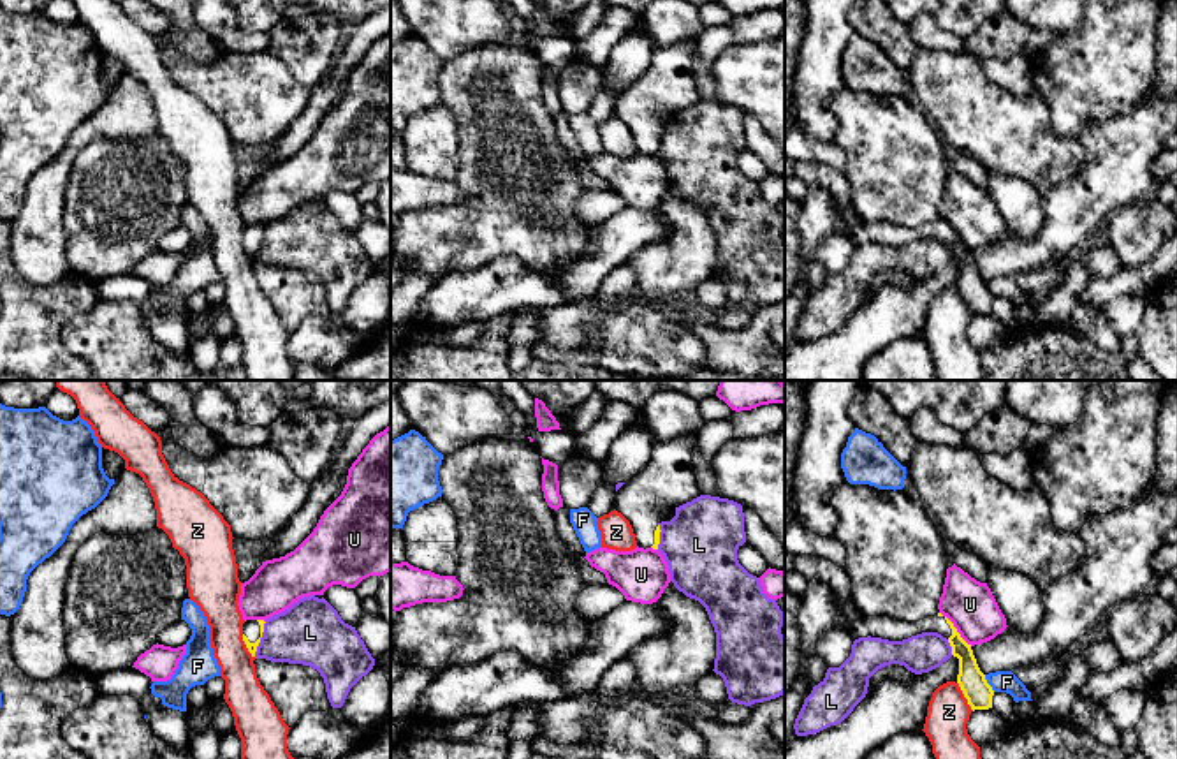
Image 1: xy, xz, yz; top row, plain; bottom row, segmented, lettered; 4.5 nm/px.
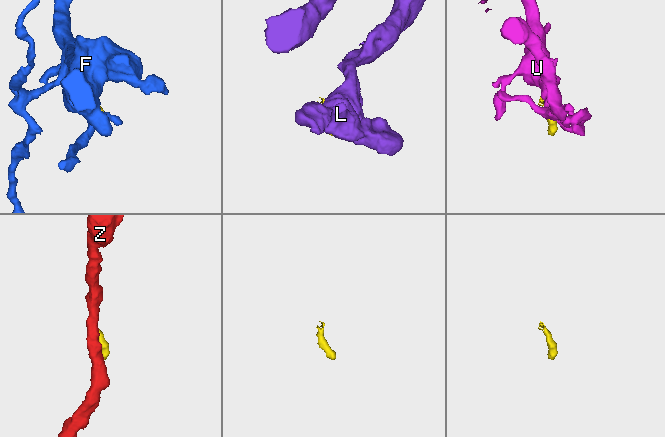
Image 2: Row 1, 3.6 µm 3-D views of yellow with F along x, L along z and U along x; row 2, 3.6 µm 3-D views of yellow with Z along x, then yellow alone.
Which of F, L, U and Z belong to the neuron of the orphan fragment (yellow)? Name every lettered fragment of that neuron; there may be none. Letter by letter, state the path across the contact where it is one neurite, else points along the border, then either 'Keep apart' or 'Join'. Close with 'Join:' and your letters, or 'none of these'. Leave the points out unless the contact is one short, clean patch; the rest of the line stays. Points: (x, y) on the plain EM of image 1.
F: Boundary: yz (984, 280), (994, 296). Keep apart
L: Boundary: xy (266, 228), (254, 261). Keep apart
U: Boundary: yz (940, 217), (972, 250). Keep apart
Z: Keep apart
Join: none of these

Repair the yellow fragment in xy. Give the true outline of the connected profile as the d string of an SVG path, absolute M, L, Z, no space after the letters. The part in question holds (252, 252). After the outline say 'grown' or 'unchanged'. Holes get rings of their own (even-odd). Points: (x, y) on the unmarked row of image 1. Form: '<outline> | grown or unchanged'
M246 225L243 229L243 247L252 262L255 262L257 252L260 248L264 229L266 229L264 225Z | grown

